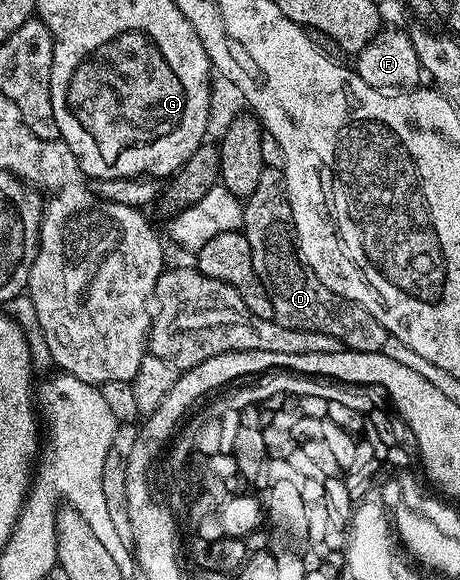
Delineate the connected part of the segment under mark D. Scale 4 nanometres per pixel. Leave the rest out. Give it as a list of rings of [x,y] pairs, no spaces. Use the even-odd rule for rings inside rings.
[[[265,169],[260,175],[256,191],[245,198],[242,211],[242,229],[252,247],[252,267],[256,267],[259,279],[266,285],[272,299],[273,320],[284,327],[320,331],[340,339],[348,349],[361,353],[380,353],[387,339],[386,328],[364,307],[336,295],[311,269],[302,264],[294,239],[292,207],[286,194],[286,175],[281,169]]]

